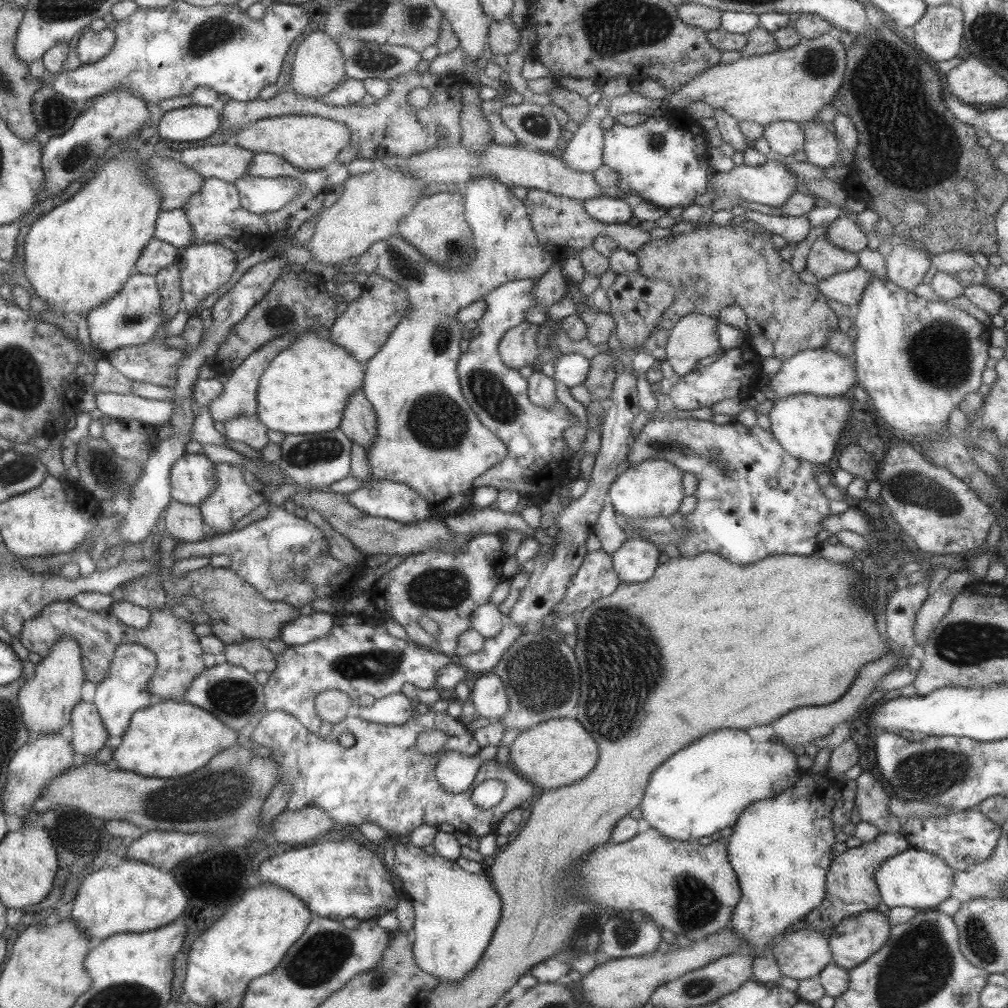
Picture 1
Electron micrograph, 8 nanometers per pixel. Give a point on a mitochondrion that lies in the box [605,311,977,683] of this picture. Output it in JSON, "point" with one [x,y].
{"point":[912,487]}

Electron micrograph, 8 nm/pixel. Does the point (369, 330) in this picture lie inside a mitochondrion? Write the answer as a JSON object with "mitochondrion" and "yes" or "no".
{"mitochondrion":"no"}

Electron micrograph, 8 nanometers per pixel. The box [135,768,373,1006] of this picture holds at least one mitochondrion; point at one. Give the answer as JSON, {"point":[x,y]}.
{"point":[321,958]}

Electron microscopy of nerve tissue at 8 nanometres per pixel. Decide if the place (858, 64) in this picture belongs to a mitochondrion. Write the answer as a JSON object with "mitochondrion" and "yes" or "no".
{"mitochondrion":"yes"}

